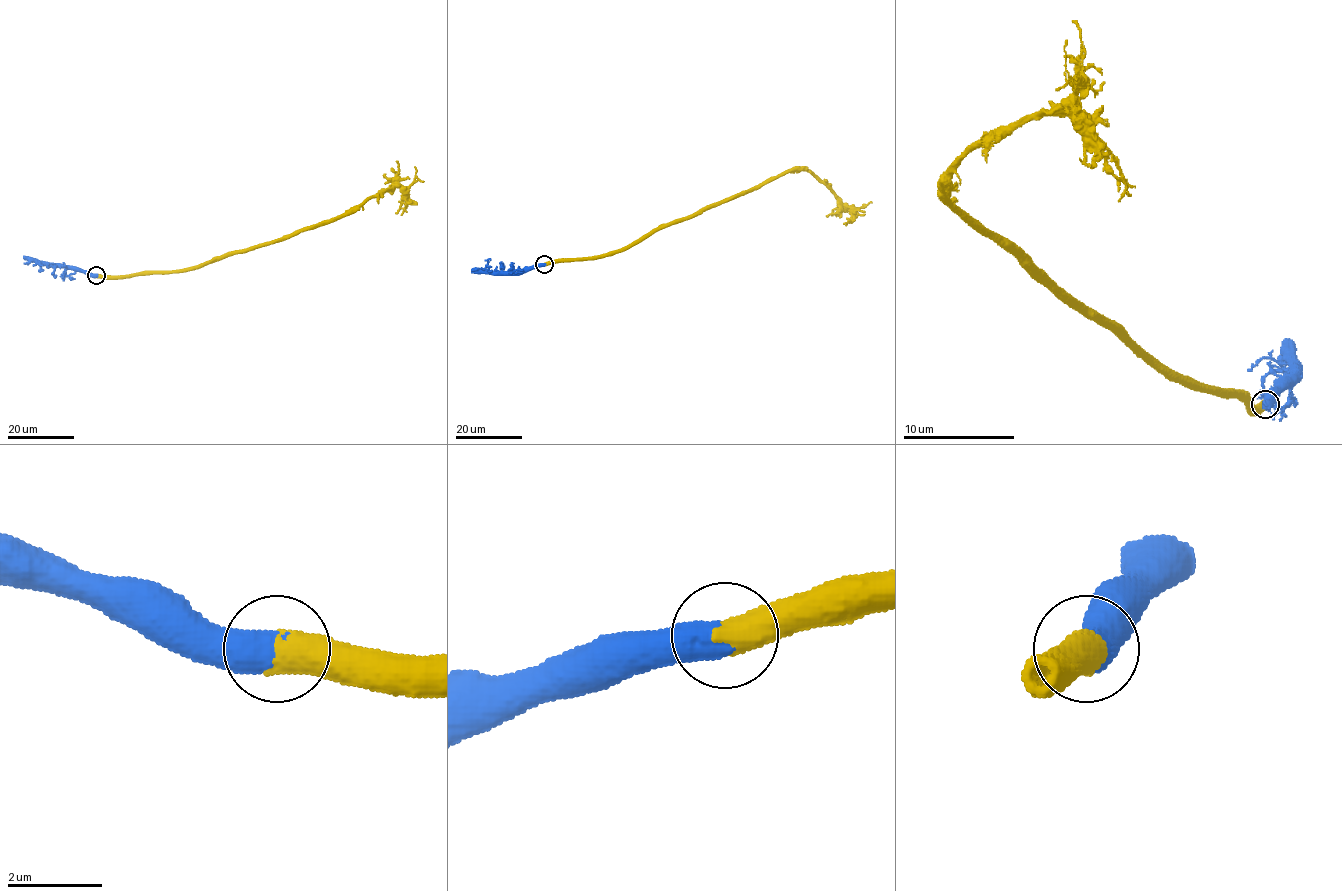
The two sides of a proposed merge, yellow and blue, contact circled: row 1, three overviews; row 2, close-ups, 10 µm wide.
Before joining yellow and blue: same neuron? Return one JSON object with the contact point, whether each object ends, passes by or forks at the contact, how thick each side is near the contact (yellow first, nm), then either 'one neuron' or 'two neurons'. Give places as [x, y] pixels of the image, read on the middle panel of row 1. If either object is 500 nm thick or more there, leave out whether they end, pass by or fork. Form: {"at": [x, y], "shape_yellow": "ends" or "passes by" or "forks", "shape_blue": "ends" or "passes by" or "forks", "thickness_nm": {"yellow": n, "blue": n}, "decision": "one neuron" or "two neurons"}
{"at": [544, 264], "thickness_nm": {"yellow": 650, "blue": 650}, "decision": "one neuron"}

